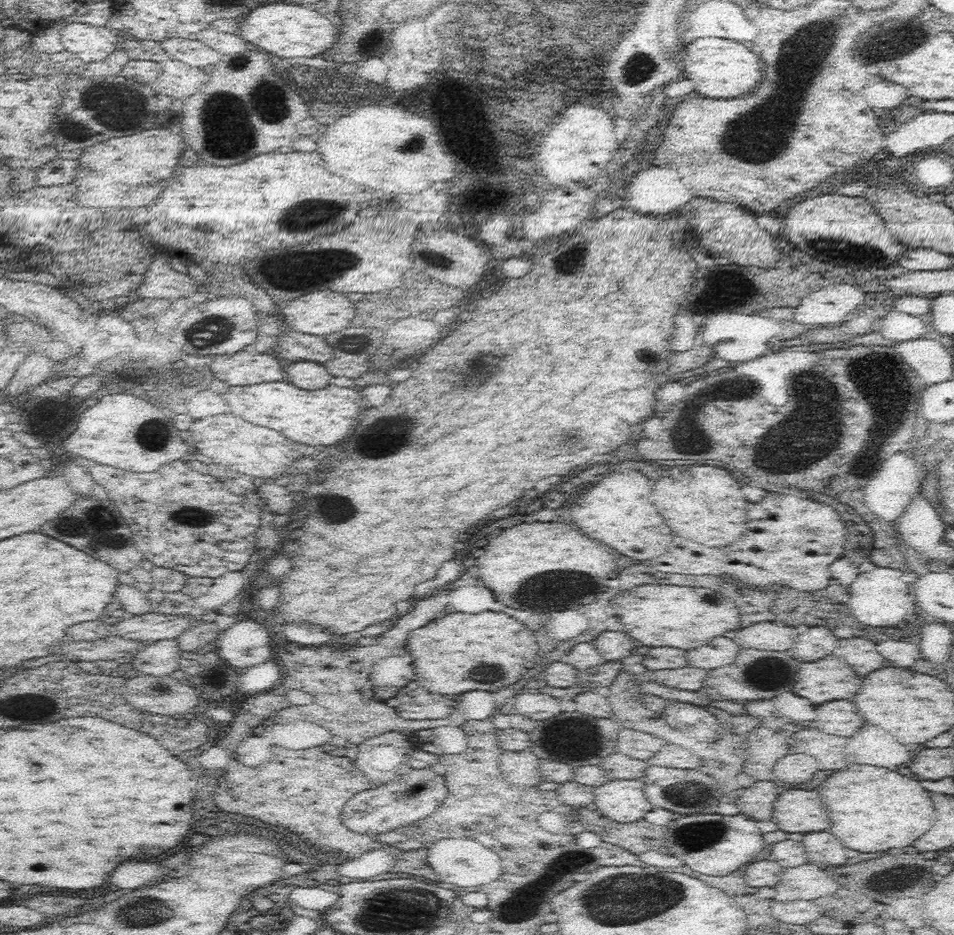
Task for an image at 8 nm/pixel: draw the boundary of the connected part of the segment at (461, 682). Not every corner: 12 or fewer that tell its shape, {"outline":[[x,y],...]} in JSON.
{"outline":[[454,612],[408,635],[430,692],[486,690],[520,678],[539,628],[504,612]]}

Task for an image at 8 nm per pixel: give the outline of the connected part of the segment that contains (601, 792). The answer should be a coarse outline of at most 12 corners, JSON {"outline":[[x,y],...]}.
{"outline":[[640,780],[595,788],[602,814],[633,823],[656,817]]}

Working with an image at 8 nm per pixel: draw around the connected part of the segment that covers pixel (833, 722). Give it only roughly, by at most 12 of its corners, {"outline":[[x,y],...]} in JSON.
{"outline":[[848,700],[816,708],[818,731],[828,736],[854,736],[860,714]]}

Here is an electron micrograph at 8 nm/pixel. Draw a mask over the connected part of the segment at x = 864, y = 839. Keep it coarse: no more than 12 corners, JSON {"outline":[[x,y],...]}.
{"outline":[[834,772],[818,794],[860,852],[912,846],[937,820],[918,780]]}

